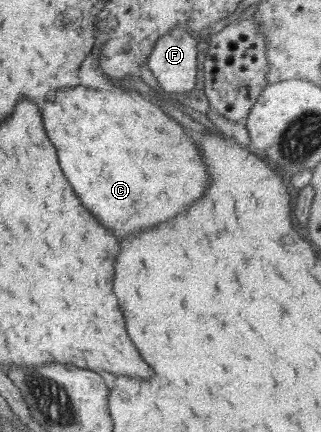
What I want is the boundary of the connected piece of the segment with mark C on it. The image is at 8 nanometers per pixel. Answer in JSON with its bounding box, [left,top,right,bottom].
[41,84,207,237]

